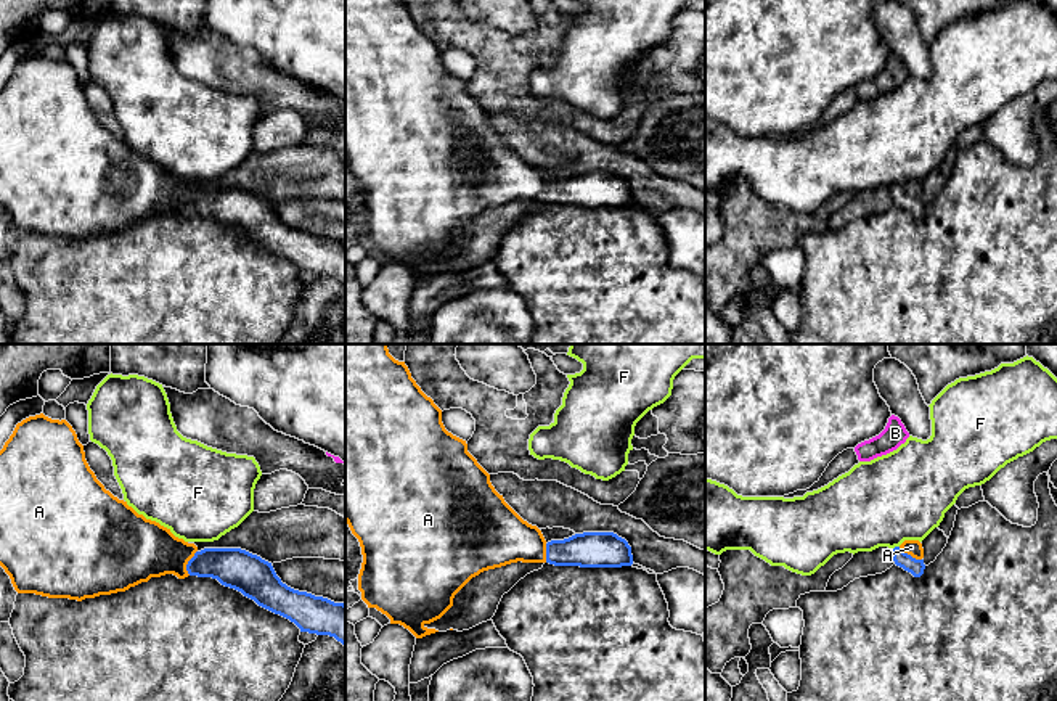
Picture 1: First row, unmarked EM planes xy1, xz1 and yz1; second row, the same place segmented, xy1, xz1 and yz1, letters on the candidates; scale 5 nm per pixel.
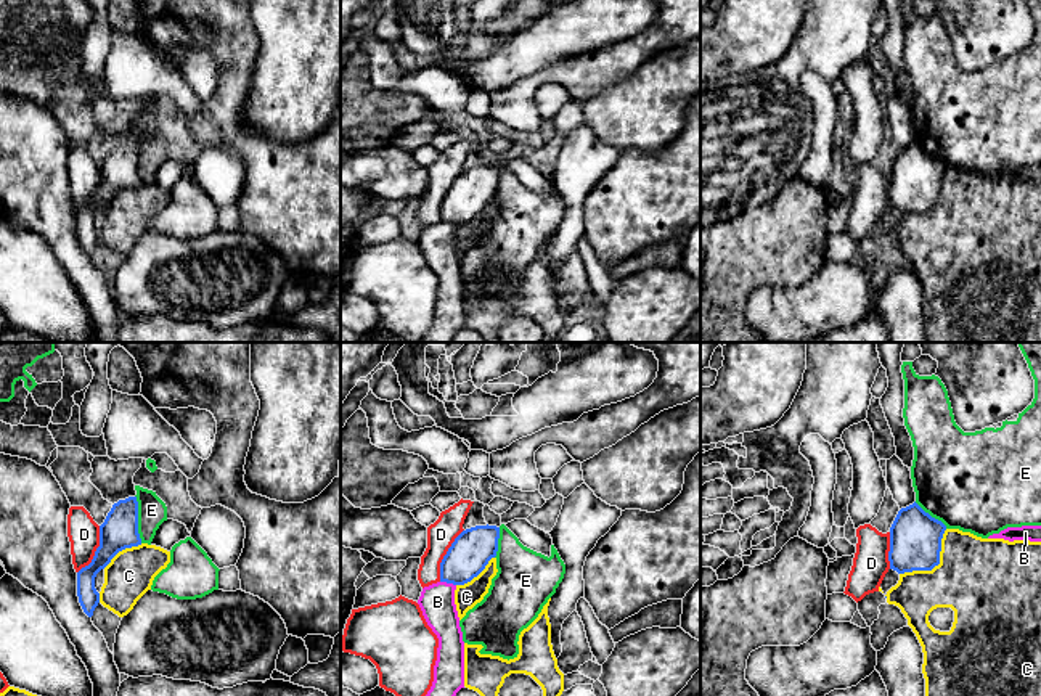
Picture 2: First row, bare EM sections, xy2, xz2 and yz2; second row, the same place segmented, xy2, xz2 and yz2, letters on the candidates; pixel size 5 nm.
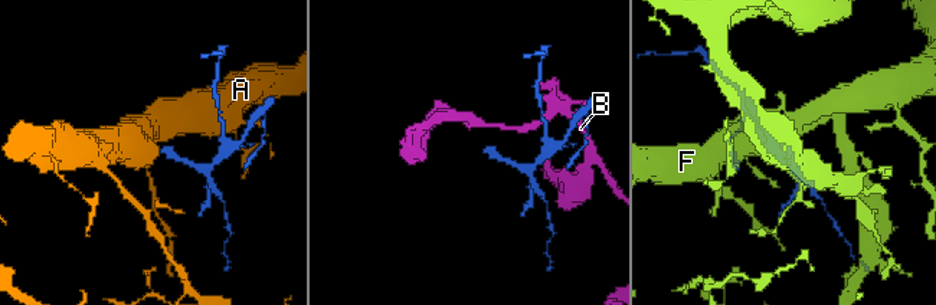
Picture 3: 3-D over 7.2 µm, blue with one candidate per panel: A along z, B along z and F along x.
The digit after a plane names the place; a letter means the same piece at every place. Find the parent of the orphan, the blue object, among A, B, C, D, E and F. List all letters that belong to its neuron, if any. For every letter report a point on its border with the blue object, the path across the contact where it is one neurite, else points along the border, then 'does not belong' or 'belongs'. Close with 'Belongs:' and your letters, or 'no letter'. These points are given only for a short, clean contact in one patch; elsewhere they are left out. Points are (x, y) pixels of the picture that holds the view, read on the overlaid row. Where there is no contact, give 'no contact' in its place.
A: contact xy1 (188, 563); way xy1 (235, 568), (222, 563), (188, 563), (174, 555), (142, 549); belongs
B: contact xz2 (449, 582); border xz2 (440, 581), (455, 585); does not belong
C: contact yz2 (935, 564); does not belong
D: contact xz2 (445, 555); does not belong
E: contact xy2 (137, 519); border xy2 (135, 495), (137, 532), (142, 542); does not belong
F: contact yz1 (895, 547); border yz1 (898, 545), (893, 549); does not belong
Belongs: A

